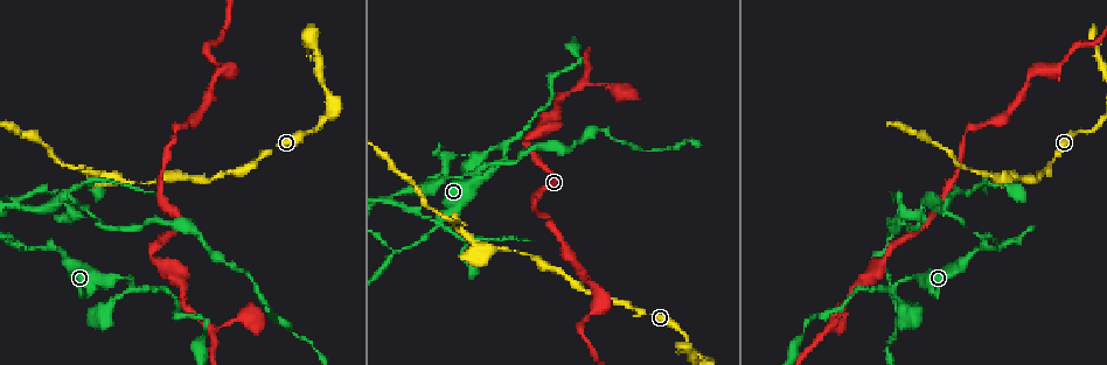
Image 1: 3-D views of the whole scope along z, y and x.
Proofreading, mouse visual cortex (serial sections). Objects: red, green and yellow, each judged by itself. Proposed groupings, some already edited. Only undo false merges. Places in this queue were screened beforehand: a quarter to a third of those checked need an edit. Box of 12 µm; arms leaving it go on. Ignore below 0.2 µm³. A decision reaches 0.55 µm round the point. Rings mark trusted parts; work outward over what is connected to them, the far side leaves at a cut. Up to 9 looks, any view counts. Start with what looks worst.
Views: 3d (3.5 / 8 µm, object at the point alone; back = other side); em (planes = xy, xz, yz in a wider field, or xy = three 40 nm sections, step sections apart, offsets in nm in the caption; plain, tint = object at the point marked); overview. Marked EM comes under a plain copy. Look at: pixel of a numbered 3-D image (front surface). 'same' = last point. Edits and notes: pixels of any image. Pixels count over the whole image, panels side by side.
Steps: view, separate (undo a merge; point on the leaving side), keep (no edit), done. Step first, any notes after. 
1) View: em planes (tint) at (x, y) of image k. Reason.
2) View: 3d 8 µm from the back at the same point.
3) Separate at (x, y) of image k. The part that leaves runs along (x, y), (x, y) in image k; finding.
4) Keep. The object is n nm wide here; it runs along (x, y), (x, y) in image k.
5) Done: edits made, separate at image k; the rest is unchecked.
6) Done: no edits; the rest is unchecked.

View: 3d 8 µm at (1001, 245) of image 1. Two arms in line, one across.

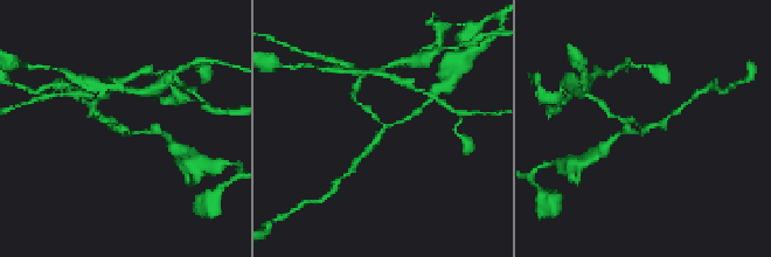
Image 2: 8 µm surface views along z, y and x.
View: em xy step 5 (tint) at (388, 125) of image 2. 3 arms meet here; the arms are 150, 200, 200 nm wide.

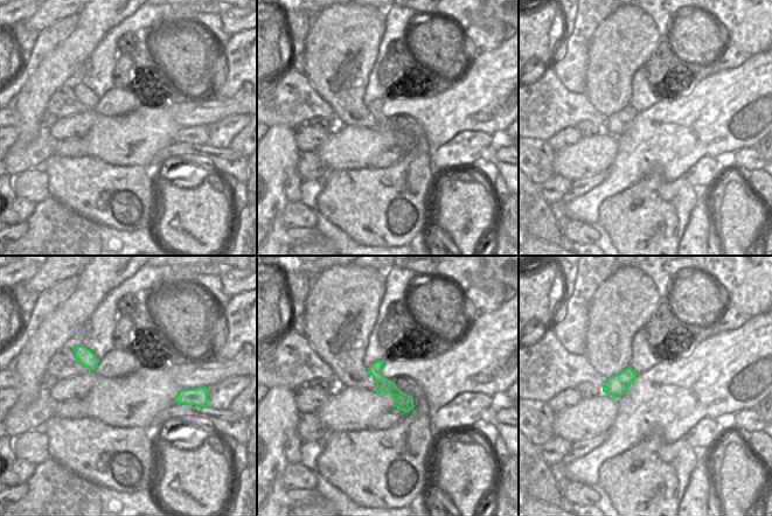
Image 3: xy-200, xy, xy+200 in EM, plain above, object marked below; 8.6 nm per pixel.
Separate at (367, 108) of image 2. The part that leaves runs along (379, 122), (358, 101) in image 2; two cells meet here.

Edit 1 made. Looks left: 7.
View: overview. Redraw.

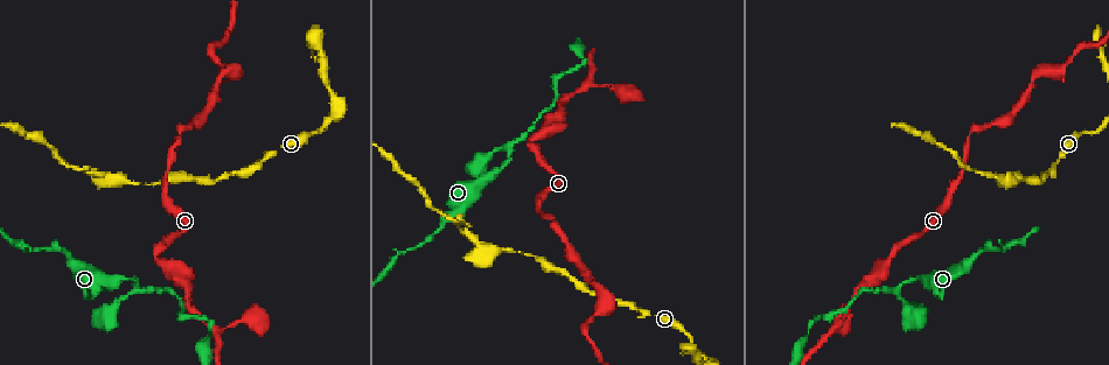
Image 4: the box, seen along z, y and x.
View: 3d 3.5 µm at (991, 176) of image 4. Thick turns thin.

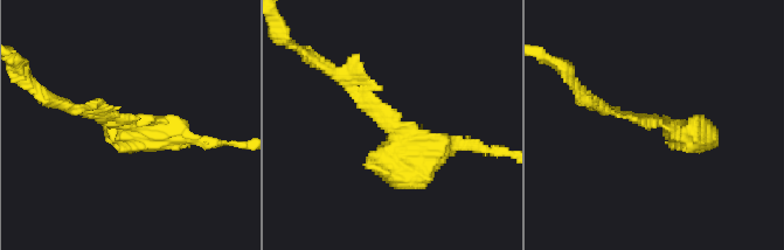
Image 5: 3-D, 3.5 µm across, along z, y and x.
View: em xy step 3 (tint) at (396, 129) of image 5. Shape alone is not enough.

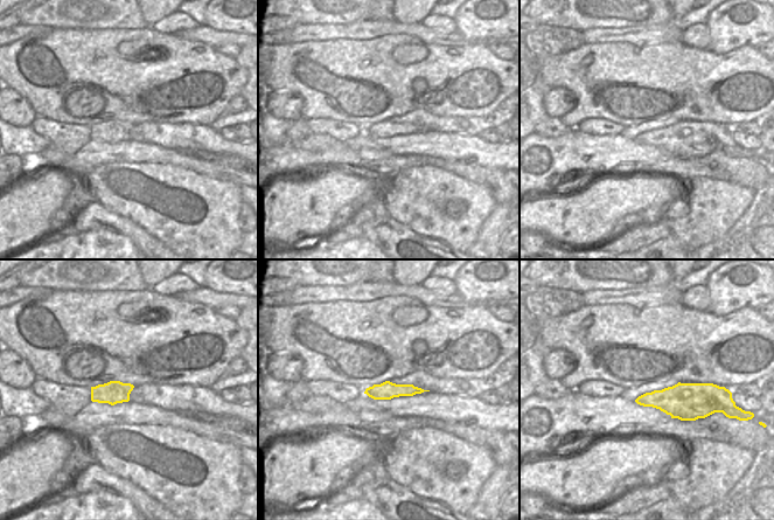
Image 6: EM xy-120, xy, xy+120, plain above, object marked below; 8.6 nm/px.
View: em planes (tint) at the same point. Cut it another way.

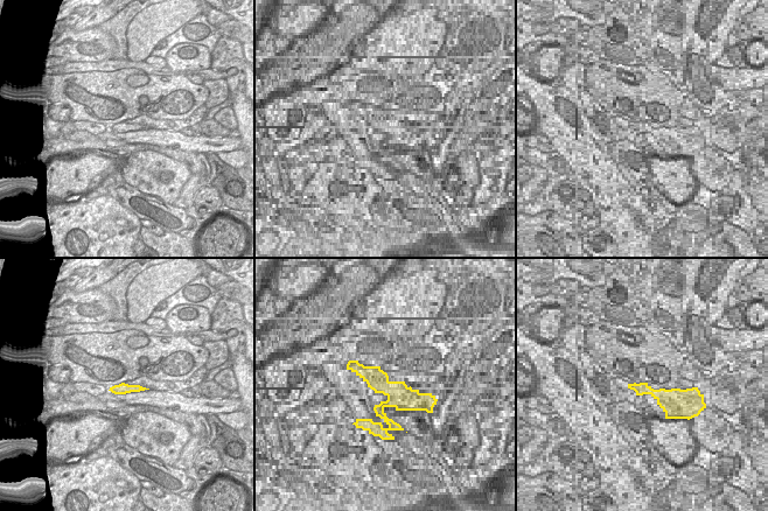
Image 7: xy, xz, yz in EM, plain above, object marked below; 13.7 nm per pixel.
Keep. Continuous, no second cell.

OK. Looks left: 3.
View: 3d 3.5 µm at (217, 327) of image 4. Thin neck.

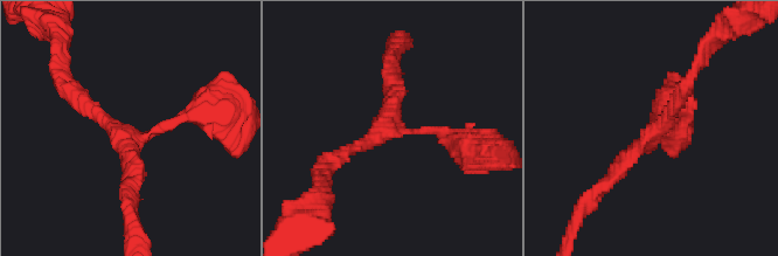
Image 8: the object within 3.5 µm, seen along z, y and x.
View: em xy step 1 (tint) at (385, 132) of image 8.

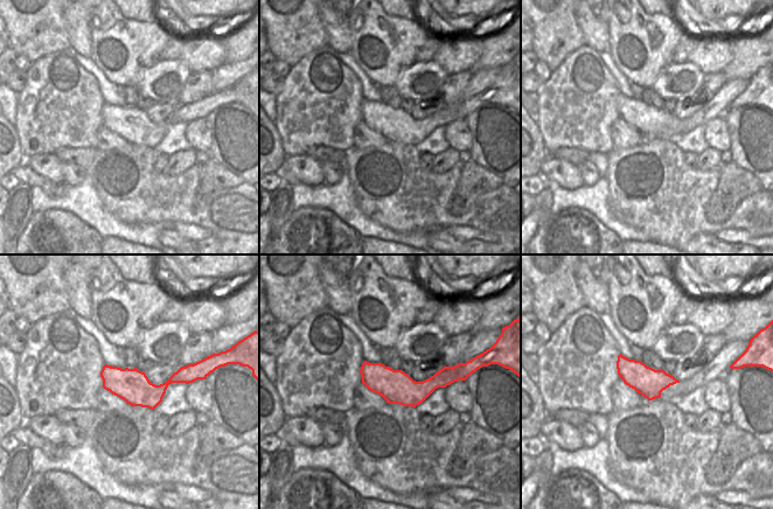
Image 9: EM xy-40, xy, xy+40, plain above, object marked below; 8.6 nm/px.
Keep. The arms are 150, 200, 250 nm wide; continuous, no second cell.

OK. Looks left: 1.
Done: edits made, separate at image 2; the rest is unchecked.

